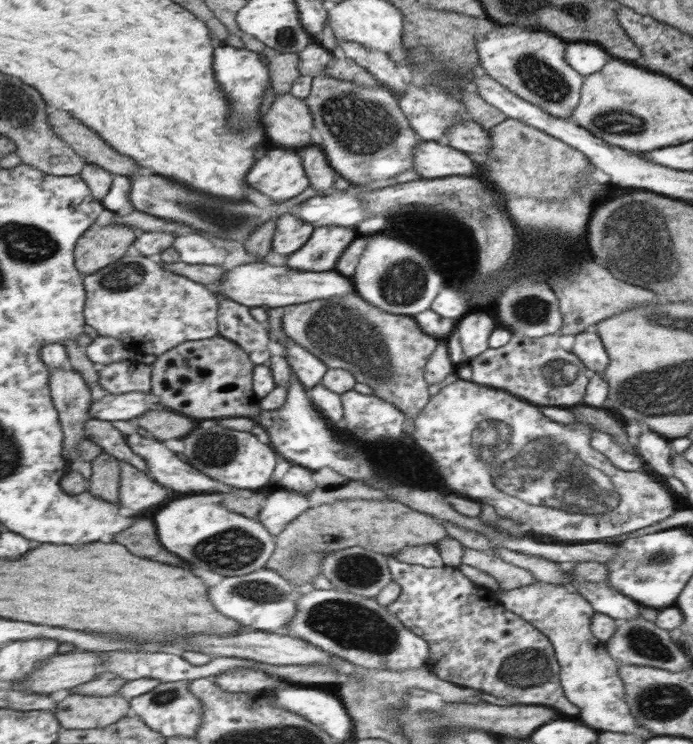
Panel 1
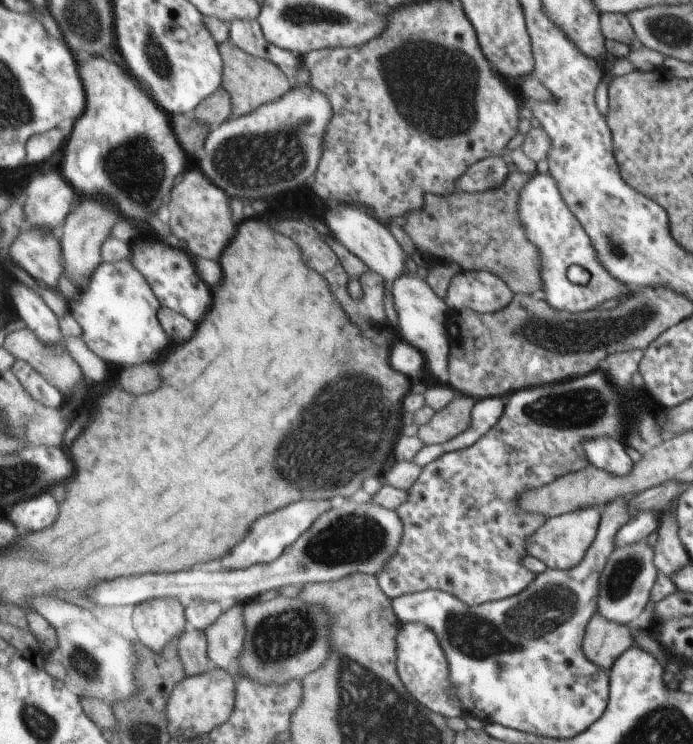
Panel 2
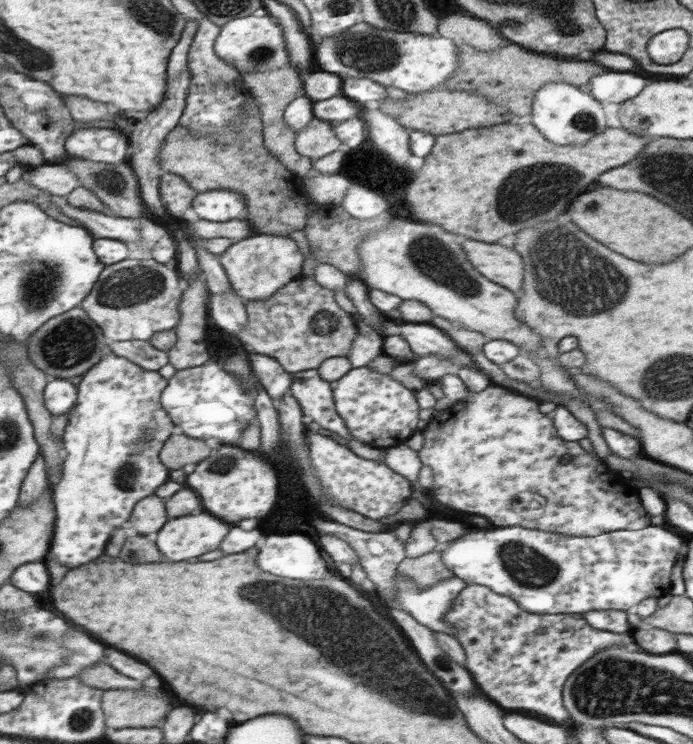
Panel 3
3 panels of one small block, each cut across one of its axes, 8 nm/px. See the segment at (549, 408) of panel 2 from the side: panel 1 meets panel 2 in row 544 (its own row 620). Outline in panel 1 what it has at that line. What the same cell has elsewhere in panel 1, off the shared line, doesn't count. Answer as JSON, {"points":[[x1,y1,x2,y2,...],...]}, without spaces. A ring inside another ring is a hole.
{"points":[[393,555,388,557,388,561,393,580,401,586,398,598,387,606,389,613,400,619,410,632,421,636,428,643,430,660,427,668,436,677,462,687,490,692,492,696,508,698,516,704,552,706,562,710,564,714,576,714,578,717,580,708,568,702,562,692,560,665,550,638,540,632,531,621,504,608,496,592,476,585,457,567,426,568,424,565,394,559]]}

